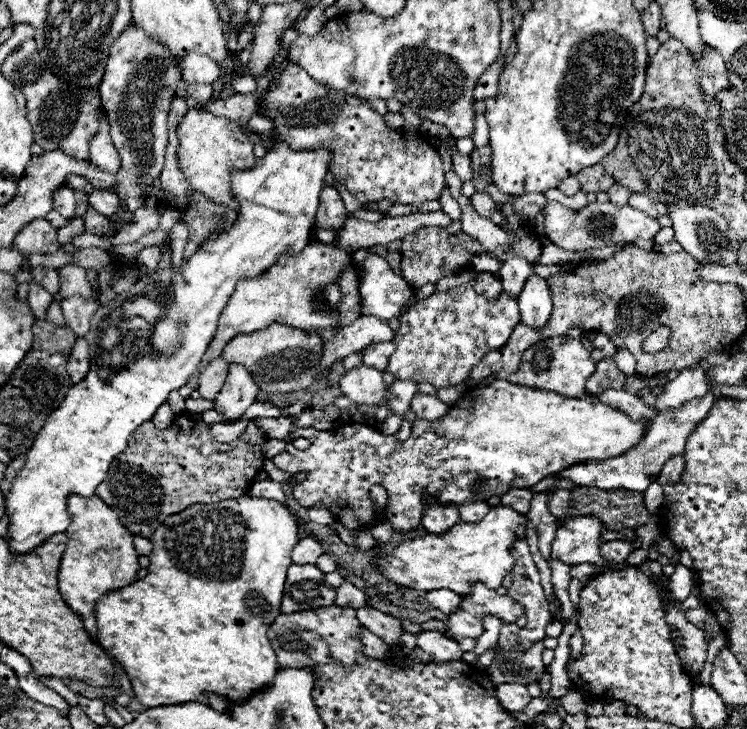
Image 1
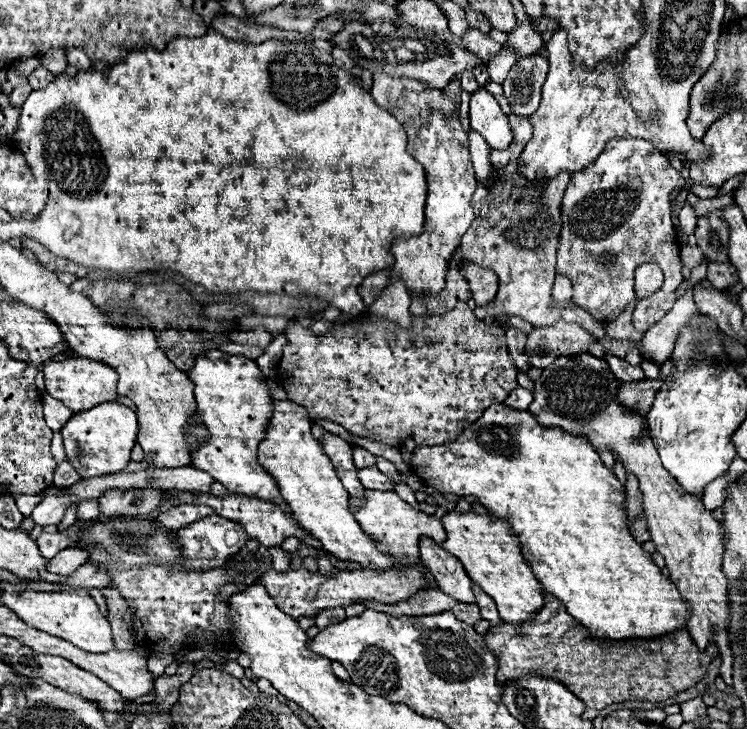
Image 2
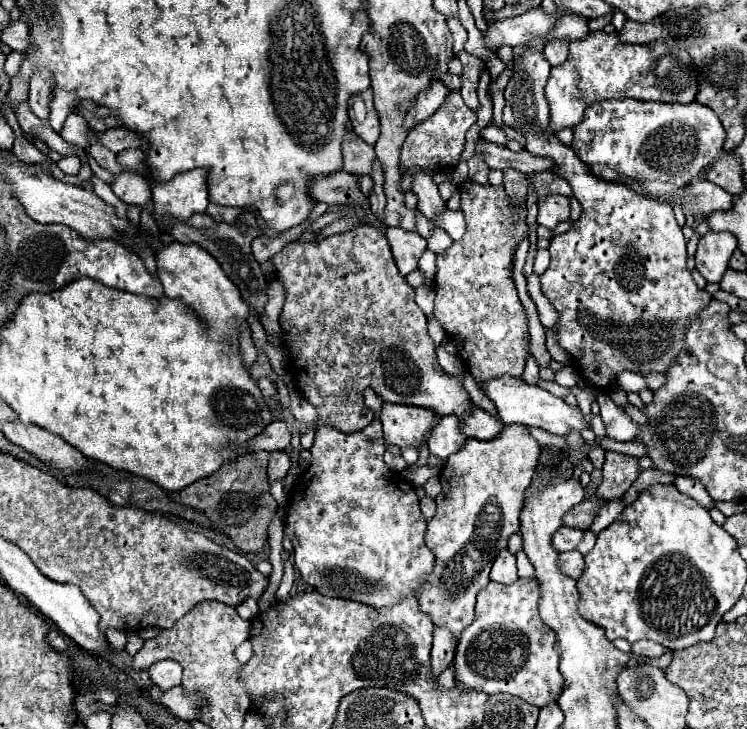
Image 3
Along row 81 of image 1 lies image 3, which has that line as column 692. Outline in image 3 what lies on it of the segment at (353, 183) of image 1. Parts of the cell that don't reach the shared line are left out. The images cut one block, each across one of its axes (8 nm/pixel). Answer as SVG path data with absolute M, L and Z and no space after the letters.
M524 52L520 60L514 60L512 72L512 80L504 90L504 124L524 134L524 148L530 154L552 162L552 172L572 186L574 198L582 204L582 214L572 228L552 238L552 260L548 270L540 276L544 296L560 312L560 322L552 328L552 332L558 336L560 346L572 354L576 360L574 364L582 368L580 374L596 388L612 388L616 376L624 370L642 376L650 372L666 372L684 348L684 328L688 318L698 314L712 298L706 290L696 286L692 274L686 270L686 240L676 224L672 204L640 196L620 182L604 182L592 176L590 168L572 152L572 148L564 146L556 134L548 130L550 108L544 88L550 78L550 64L540 52Z

